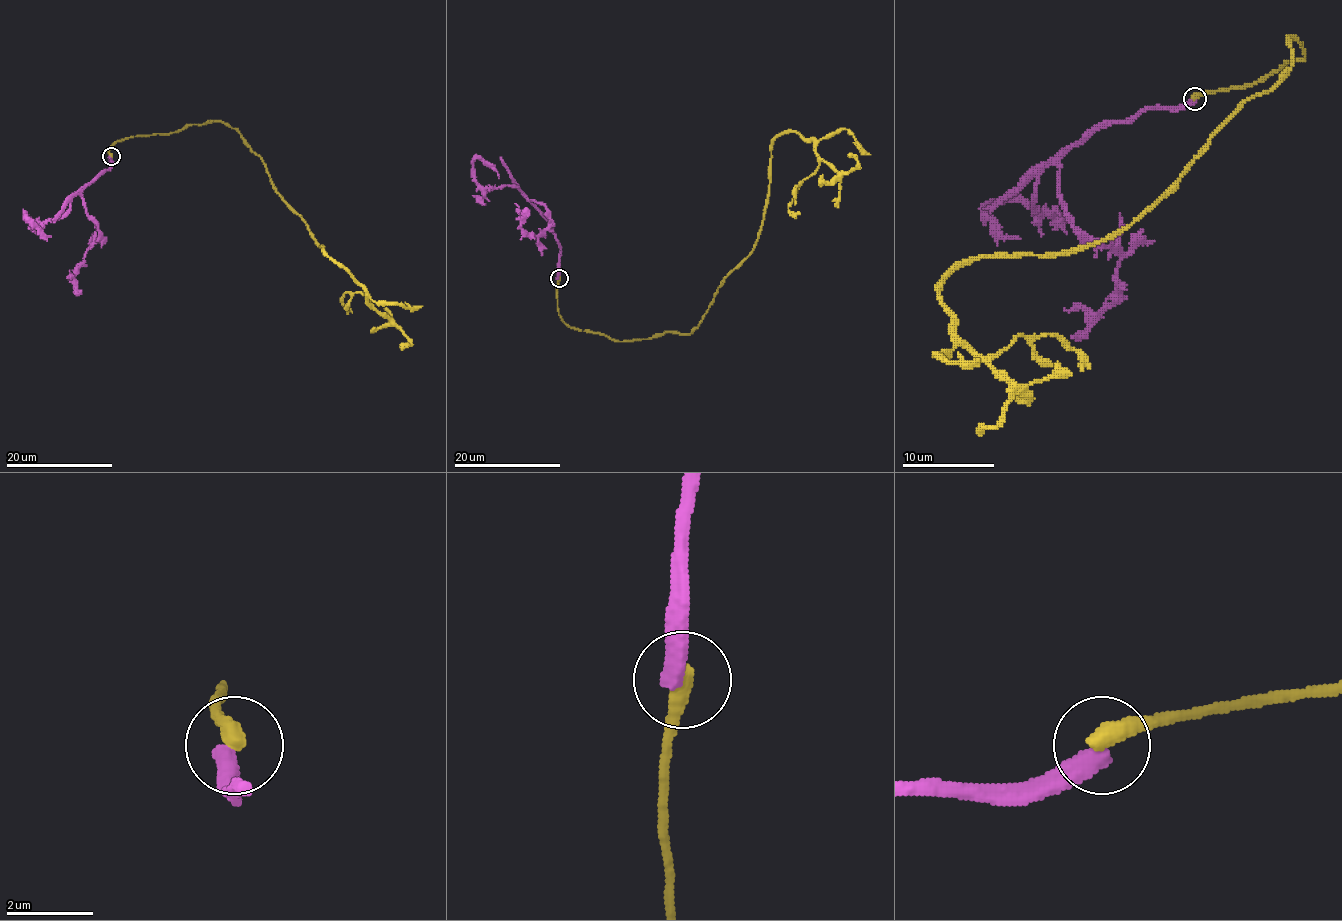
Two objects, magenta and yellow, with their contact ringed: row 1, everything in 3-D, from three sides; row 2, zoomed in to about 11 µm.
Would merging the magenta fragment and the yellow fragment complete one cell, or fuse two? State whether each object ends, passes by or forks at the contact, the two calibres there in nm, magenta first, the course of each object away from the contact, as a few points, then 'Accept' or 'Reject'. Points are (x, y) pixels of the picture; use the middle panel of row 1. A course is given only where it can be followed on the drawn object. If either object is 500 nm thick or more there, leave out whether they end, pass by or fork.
At the ring magenta ends. At the ring yellow ends. Thickness 480 nm (magenta) against 480 nm. Course of magenta: (558, 278), (560, 247), (553, 226), (529, 201), (548, 210), (549, 223), (537, 235), (528, 234), (515, 203). Course of yellow: (558, 278), (570, 327), (690, 333), (756, 240), (771, 145), (796, 132), (818, 157), (788, 209), (800, 214). Reject

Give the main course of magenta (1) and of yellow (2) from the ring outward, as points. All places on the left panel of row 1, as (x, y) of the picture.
1: (110, 156), (108, 169), (81, 192), (85, 213), (100, 230), (101, 239), (89, 249), (73, 279), (67, 277)
2: (110, 156), (122, 139), (227, 123), (366, 293), (370, 304), (345, 293), (340, 301), (352, 312)

